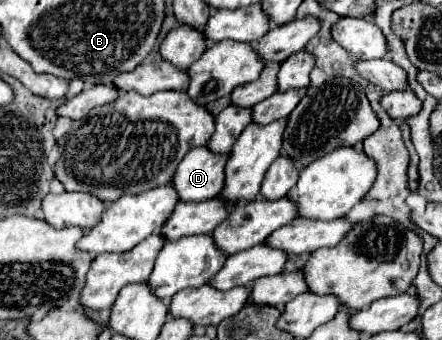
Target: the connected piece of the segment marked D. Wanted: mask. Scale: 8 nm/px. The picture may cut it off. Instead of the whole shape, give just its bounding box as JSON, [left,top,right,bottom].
[173,147,229,201]

